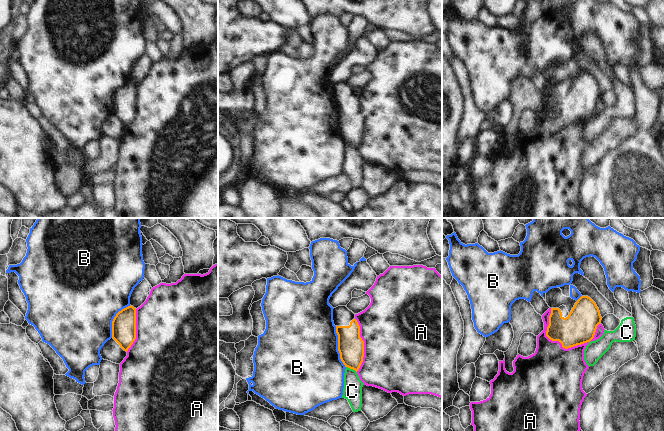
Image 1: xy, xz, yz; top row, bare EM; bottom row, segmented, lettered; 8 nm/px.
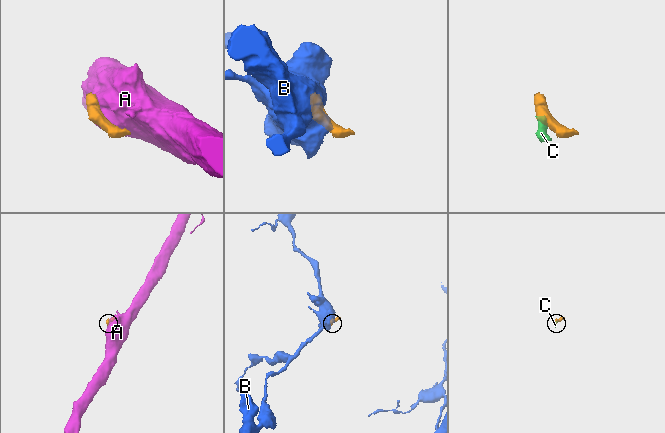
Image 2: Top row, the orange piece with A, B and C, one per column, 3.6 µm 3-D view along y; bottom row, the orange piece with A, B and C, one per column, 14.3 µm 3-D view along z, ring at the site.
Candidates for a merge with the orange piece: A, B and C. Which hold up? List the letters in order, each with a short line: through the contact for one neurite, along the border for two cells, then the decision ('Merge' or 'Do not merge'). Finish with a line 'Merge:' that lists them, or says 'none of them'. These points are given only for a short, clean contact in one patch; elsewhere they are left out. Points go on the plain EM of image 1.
A: Do not merge
B: Do not merge
C: Line: xz (346, 142), (356, 148). Do not merge
Merge: none of them.

